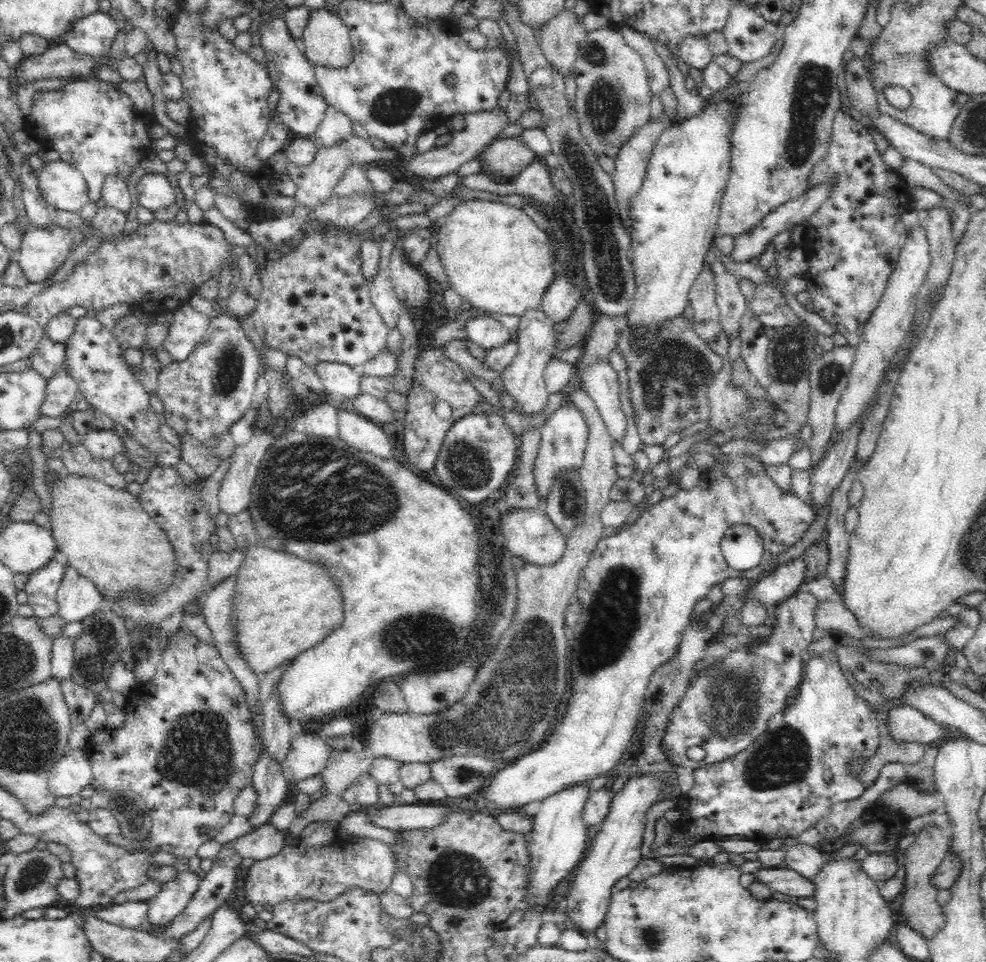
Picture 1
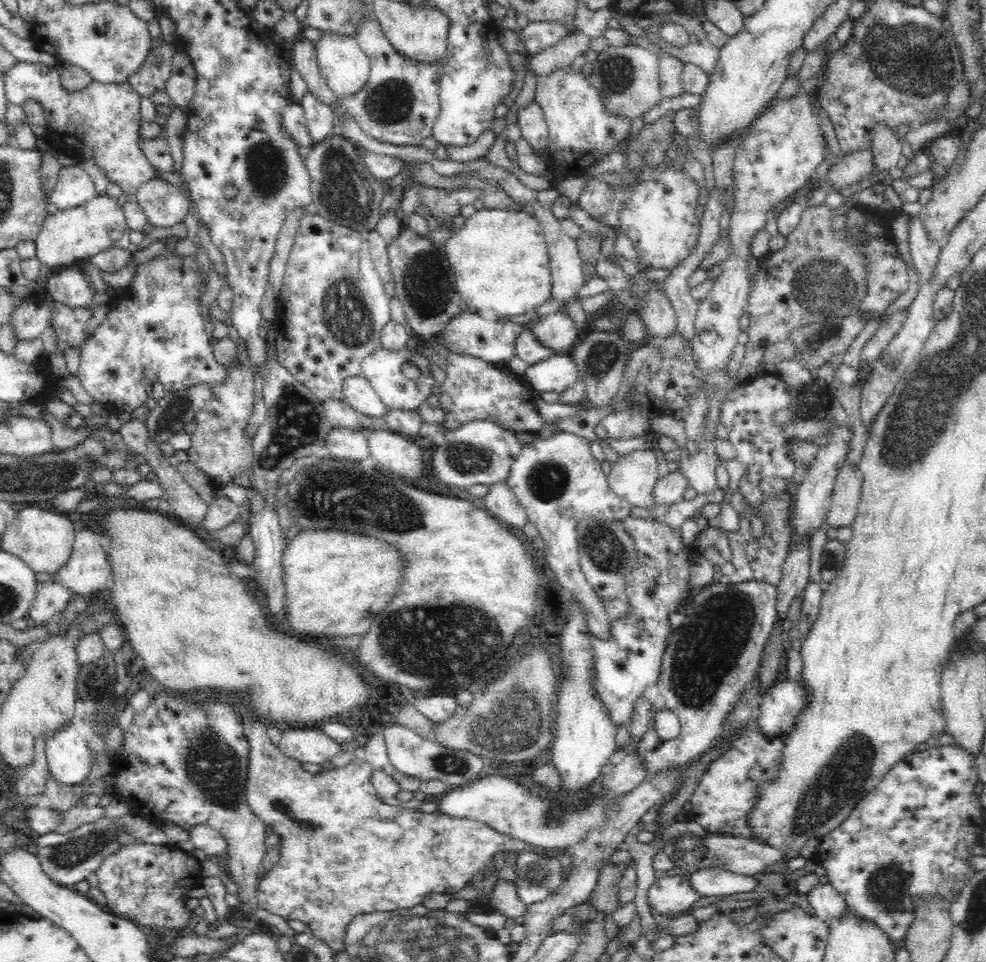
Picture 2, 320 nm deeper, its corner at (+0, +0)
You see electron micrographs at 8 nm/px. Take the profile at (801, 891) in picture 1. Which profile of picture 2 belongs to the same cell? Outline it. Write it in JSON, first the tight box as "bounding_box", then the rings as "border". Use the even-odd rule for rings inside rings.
{"bounding_box":[688,868,756,900],"border":[[[703,868],[688,876],[692,889],[705,900],[726,897],[738,892],[750,892],[756,886],[756,877],[728,872],[721,868]]]}

